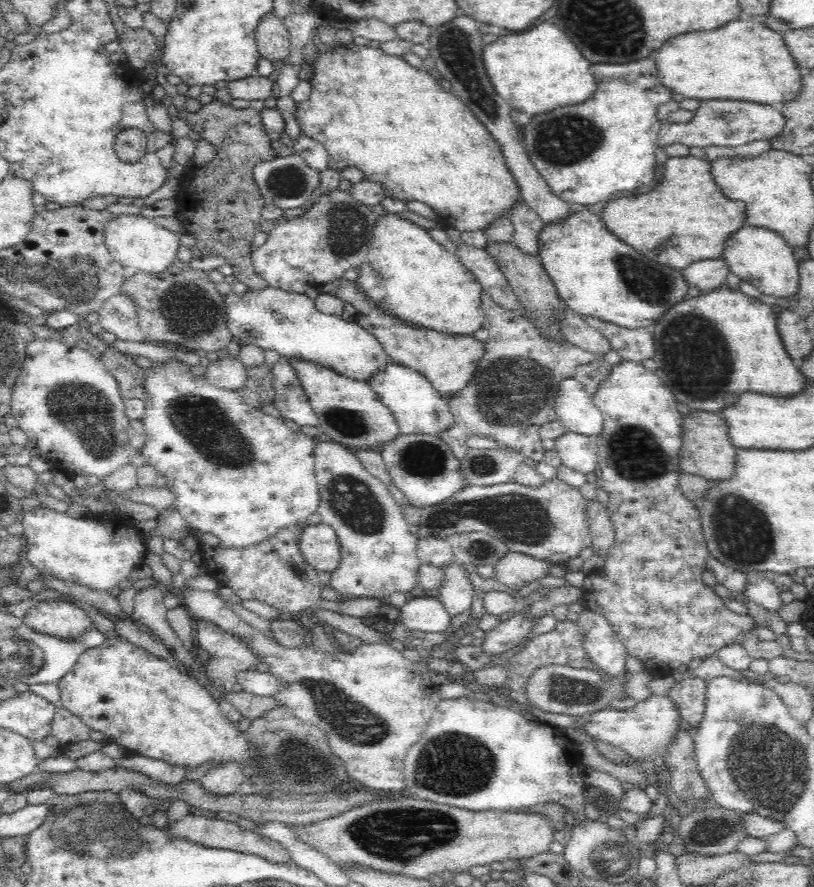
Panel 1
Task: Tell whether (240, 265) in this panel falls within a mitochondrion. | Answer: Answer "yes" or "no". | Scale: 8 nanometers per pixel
no

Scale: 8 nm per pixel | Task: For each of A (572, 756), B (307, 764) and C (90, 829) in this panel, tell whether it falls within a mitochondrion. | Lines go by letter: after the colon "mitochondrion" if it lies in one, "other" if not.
A: other
B: mitochondrion
C: mitochondrion

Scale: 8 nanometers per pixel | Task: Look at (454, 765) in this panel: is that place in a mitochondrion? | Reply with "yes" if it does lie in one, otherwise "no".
yes

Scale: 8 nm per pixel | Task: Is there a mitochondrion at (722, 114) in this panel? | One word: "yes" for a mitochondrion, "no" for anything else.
yes

